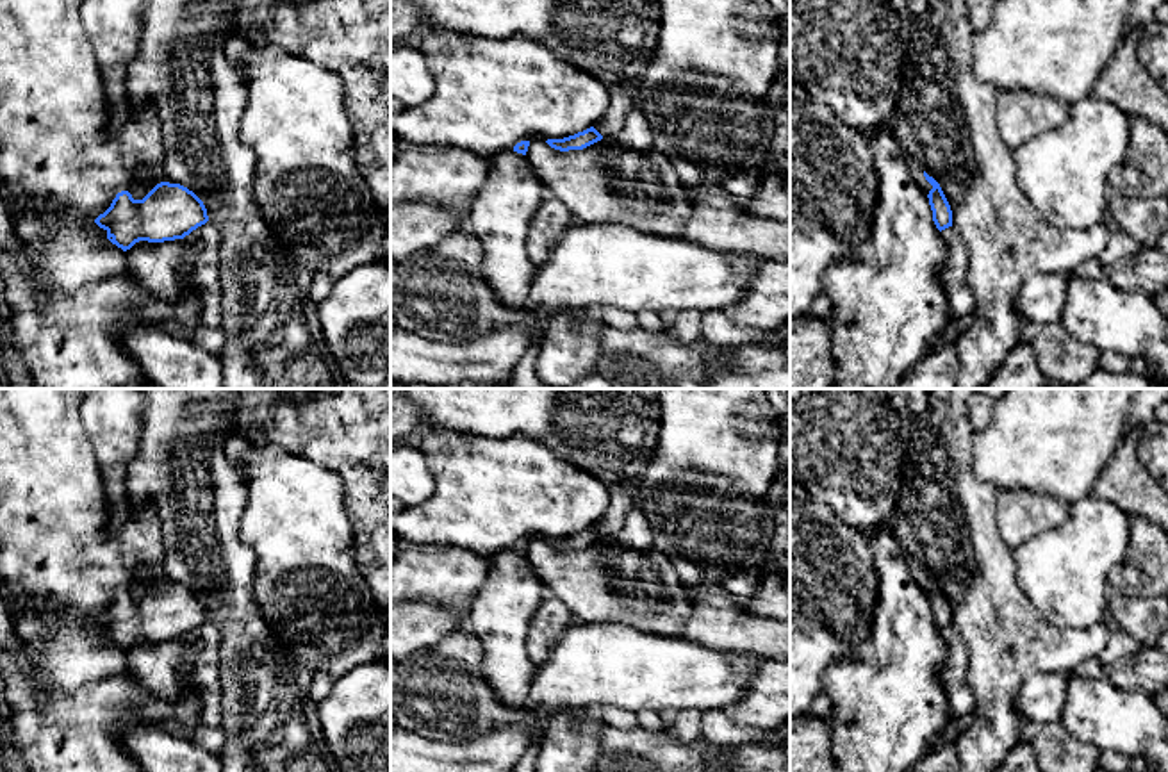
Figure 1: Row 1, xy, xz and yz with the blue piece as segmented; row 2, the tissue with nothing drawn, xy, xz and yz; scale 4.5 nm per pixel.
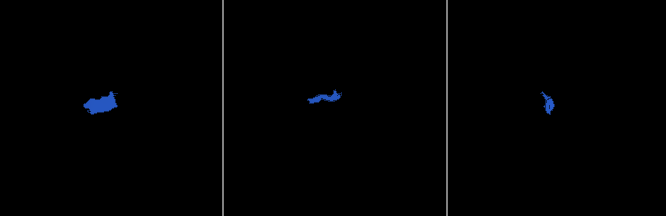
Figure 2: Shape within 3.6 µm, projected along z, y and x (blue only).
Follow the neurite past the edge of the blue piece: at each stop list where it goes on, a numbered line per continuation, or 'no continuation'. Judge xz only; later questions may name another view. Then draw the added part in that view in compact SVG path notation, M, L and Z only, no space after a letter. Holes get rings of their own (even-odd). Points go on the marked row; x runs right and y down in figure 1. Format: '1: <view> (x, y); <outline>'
1: xz (623, 100); M629 84L612 86L608 93L608 109L594 125L603 137L617 134L624 127L628 112L637 107L637 96L629 91Z

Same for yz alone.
1: yz (915, 170); M908 157L909 159L909 157ZM909 159L909 173L913 177L913 180L917 182L917 185L929 194L929 191L933 189L933 185L925 180L924 177L924 169L913 160Z

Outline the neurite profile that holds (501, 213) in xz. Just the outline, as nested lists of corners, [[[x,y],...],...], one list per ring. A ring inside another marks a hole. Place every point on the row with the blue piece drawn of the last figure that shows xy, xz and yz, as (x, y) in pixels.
[[[505,150],[489,162],[487,178],[471,207],[467,232],[481,244],[481,276],[496,298],[521,307],[528,301],[537,271],[526,250],[530,225],[547,191],[522,153]]]

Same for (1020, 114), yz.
[[[1000,91],[997,98],[997,127],[1011,150],[1061,125],[1068,112],[1061,100],[1029,91]]]

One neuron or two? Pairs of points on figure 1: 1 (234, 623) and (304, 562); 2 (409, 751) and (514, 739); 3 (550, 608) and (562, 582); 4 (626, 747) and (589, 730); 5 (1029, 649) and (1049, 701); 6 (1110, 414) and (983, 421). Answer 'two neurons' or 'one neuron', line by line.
1: two neurons
2: one neuron
3: two neurons
4: two neurons
5: two neurons
6: two neurons

